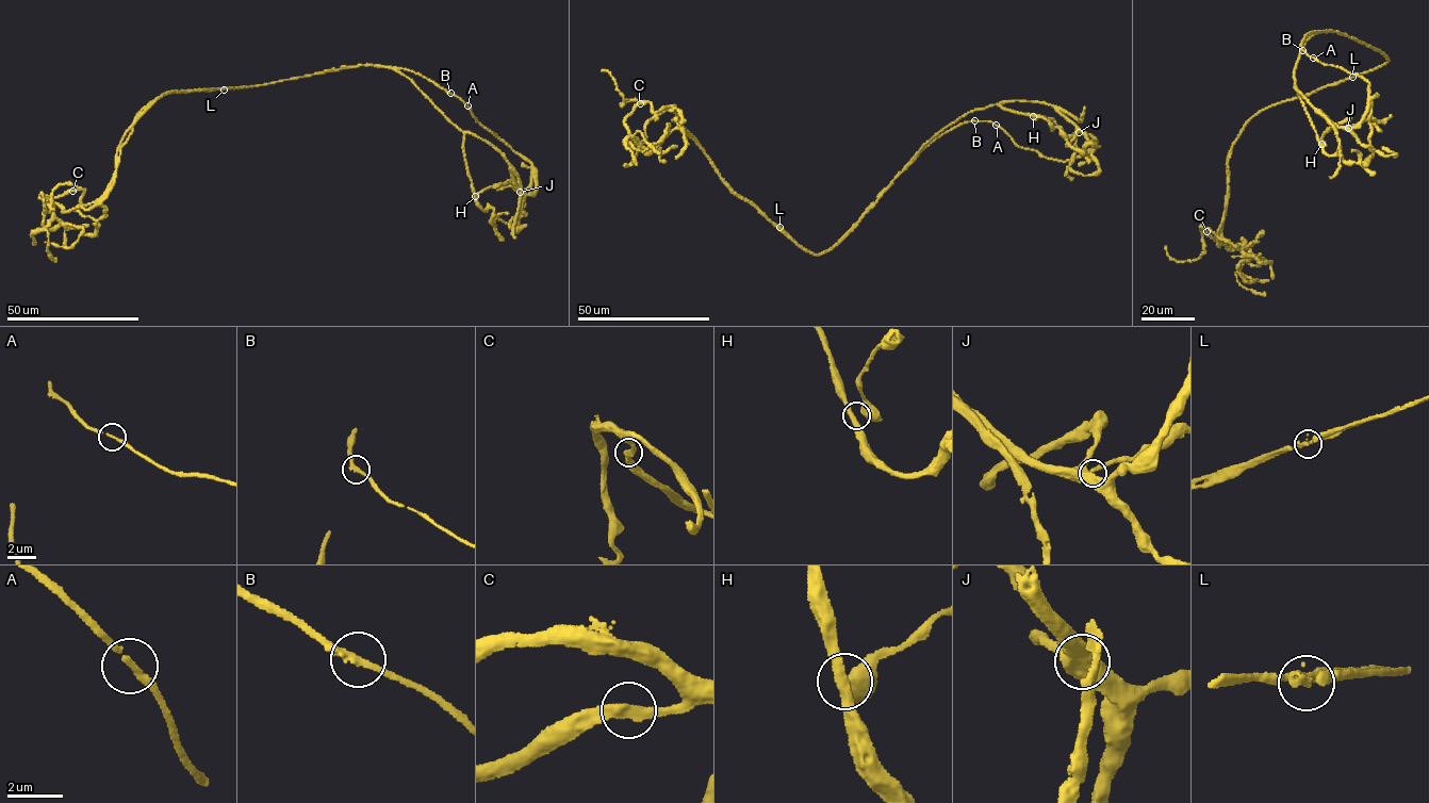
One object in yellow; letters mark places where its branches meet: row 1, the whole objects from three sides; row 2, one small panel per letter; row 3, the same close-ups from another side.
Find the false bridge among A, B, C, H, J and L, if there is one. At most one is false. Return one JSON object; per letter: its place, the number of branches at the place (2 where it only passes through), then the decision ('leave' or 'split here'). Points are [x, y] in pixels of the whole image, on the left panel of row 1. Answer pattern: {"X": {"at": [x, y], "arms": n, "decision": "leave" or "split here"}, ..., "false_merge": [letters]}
{"A": {"at": [467, 105], "arms": 2, "decision": "leave"}, "B": {"at": [450, 93], "arms": 2, "decision": "leave"}, "C": {"at": [72, 191], "arms": 2, "decision": "leave"}, "H": {"at": [475, 196], "arms": 3, "decision": "leave"}, "J": {"at": [520, 192], "arms": 3, "decision": "leave"}, "L": {"at": [224, 89], "arms": 3, "decision": "split here"}, "false_merge": ["L"]}

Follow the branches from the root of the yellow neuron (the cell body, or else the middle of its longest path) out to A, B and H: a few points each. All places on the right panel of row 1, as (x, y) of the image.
A: (1368, 70), (1386, 63), (1388, 56), (1329, 30), (1309, 33), (1302, 42), (1301, 49), (1313, 58)
B: (1368, 70), (1386, 63), (1388, 56), (1337, 32), (1309, 33), (1301, 43), (1302, 50)
H: (1368, 70), (1386, 63), (1388, 56), (1351, 37), (1324, 31), (1304, 44), (1296, 64), (1295, 86), (1321, 144)

